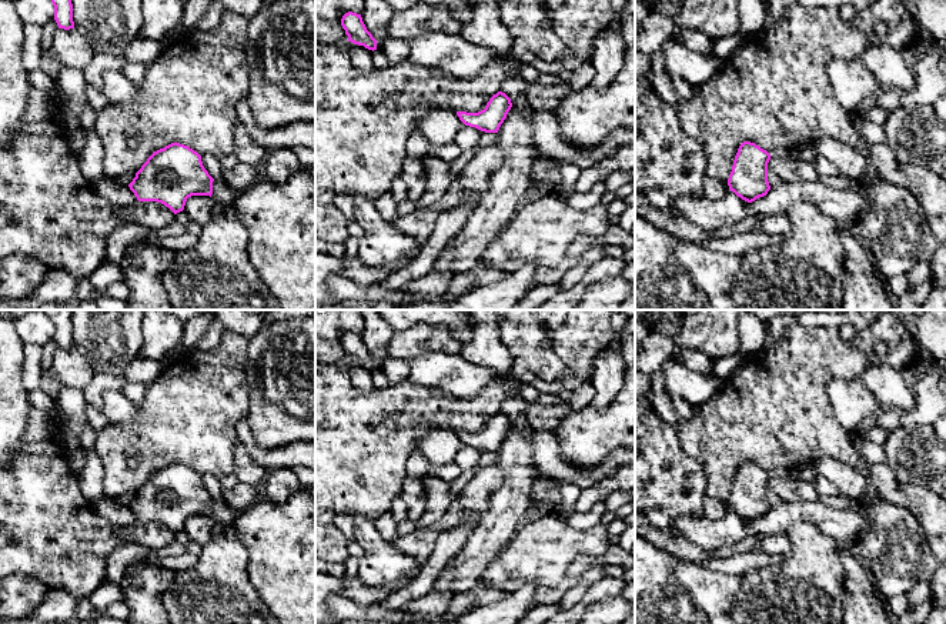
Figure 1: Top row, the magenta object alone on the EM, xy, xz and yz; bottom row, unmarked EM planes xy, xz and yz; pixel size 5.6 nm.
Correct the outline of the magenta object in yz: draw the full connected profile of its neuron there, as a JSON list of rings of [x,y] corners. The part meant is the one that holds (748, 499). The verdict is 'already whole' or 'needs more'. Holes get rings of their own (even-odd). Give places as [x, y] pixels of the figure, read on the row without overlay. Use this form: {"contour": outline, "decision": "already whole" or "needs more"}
{"contour": [[[743,461],[733,480],[728,498],[729,510],[742,520],[752,523],[770,510],[768,483],[770,474],[751,461]]], "decision": "already whole"}

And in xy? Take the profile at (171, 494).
{"contour": [[[180,463],[154,471],[128,504],[138,521],[157,521],[174,534],[191,515],[210,515],[215,523],[233,524],[237,511],[224,500],[214,500],[201,475]]], "decision": "needs more"}

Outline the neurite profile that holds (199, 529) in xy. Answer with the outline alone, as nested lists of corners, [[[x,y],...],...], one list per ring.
[[[191,515],[187,518],[184,531],[191,541],[205,545],[211,540],[215,521],[210,515]]]

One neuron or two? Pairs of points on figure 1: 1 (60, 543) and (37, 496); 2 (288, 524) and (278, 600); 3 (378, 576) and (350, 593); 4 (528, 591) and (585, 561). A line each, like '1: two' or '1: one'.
1: one
2: one
3: two
4: two

